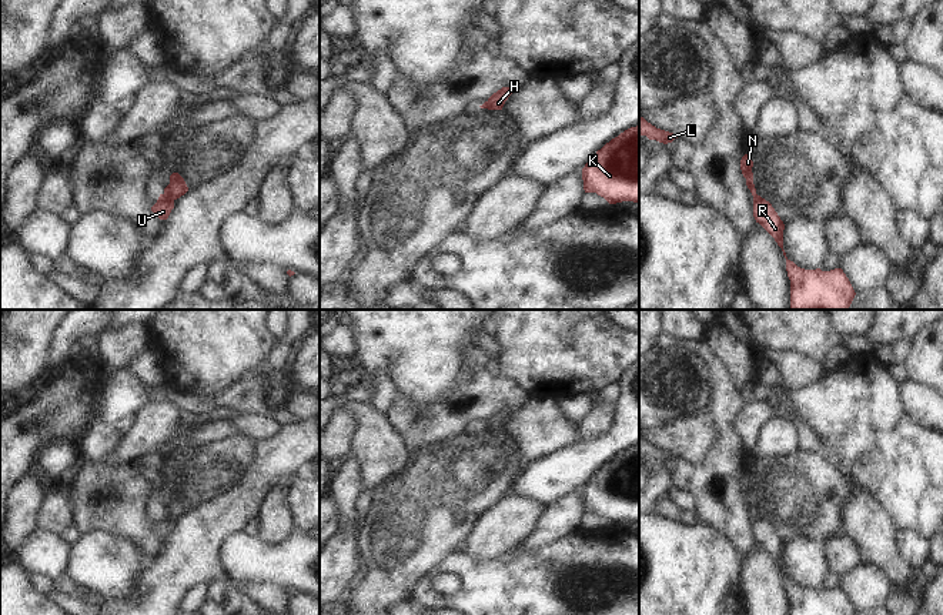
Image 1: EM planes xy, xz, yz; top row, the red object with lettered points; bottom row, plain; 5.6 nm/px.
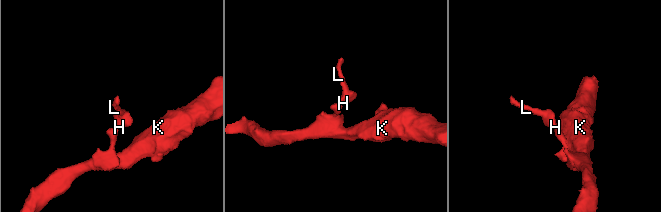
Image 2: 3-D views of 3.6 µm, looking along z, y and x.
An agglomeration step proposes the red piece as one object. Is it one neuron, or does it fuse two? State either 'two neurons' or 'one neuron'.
one neuron

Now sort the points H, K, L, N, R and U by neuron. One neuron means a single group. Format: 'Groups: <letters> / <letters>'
Groups: H K L N R U.

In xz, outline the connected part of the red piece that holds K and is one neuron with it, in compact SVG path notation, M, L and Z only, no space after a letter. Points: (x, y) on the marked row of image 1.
M639 124L606 143L582 168L585 193L596 193L609 204L639 203Z

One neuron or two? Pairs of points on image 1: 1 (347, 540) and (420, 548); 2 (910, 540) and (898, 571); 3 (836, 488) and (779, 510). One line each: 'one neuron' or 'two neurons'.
1: two neurons
2: two neurons
3: one neuron

